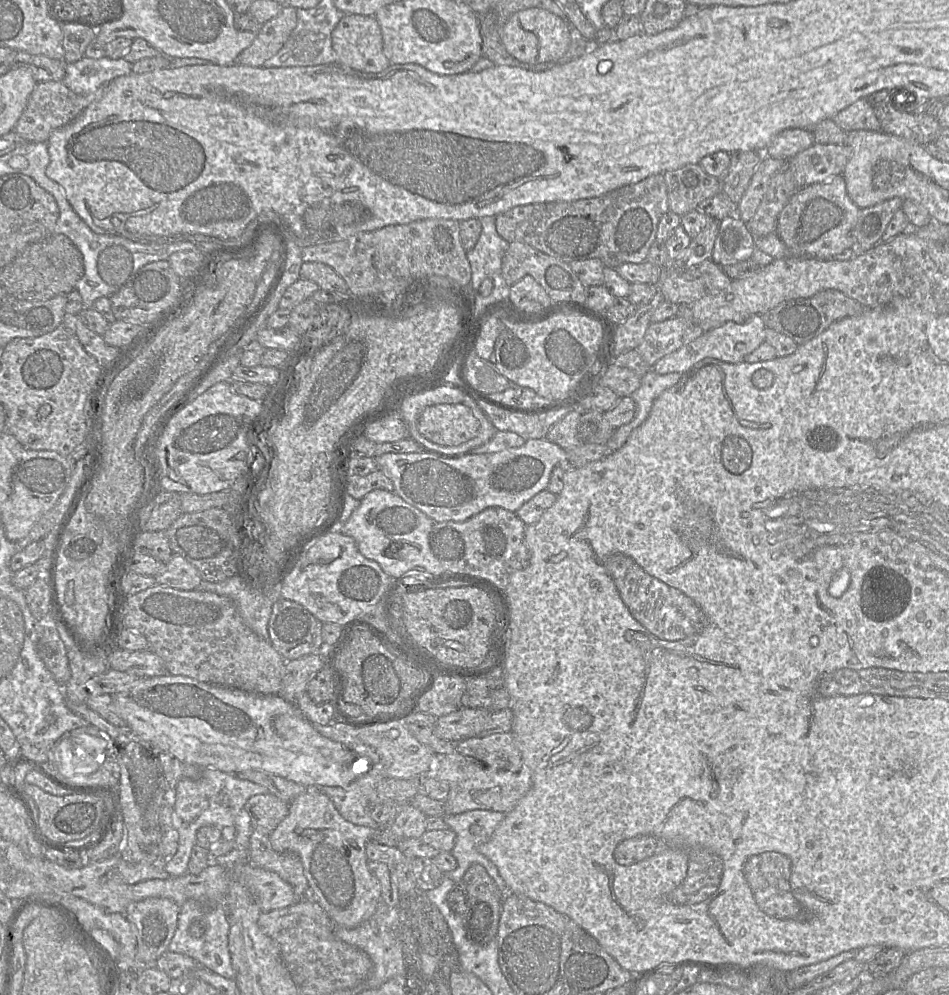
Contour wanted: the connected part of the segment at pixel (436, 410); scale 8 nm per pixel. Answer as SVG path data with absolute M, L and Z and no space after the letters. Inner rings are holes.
M462 403L437 404L423 410L418 431L437 445L457 447L478 435L479 421Z

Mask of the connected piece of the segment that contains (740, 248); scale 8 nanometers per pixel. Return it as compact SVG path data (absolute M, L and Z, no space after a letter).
M735 213L719 221L719 231L711 259L720 265L750 259L756 245L745 223Z

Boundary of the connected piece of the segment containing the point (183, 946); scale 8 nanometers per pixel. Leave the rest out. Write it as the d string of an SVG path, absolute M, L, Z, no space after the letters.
M193 899L187 900L180 908L177 928L168 951L187 955L201 967L208 968L227 979L235 979L228 948L229 922L225 913L225 900L213 909L206 909Z

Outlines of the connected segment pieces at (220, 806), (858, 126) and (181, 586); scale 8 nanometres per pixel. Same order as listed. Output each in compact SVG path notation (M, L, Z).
M203 768L198 780L182 779L176 786L176 800L173 807L173 826L178 831L178 848L173 857L163 860L166 872L173 876L187 873L191 851L196 845L197 831L203 826L217 826L221 829L233 829L235 819L252 796L268 793L262 785L248 780L241 780L218 769Z
M867 99L857 100L841 110L833 120L846 132L857 130L881 132L881 123L875 114L874 106Z
M175 553L166 563L164 570L154 577L157 584L183 591L195 590L202 582L196 568Z

